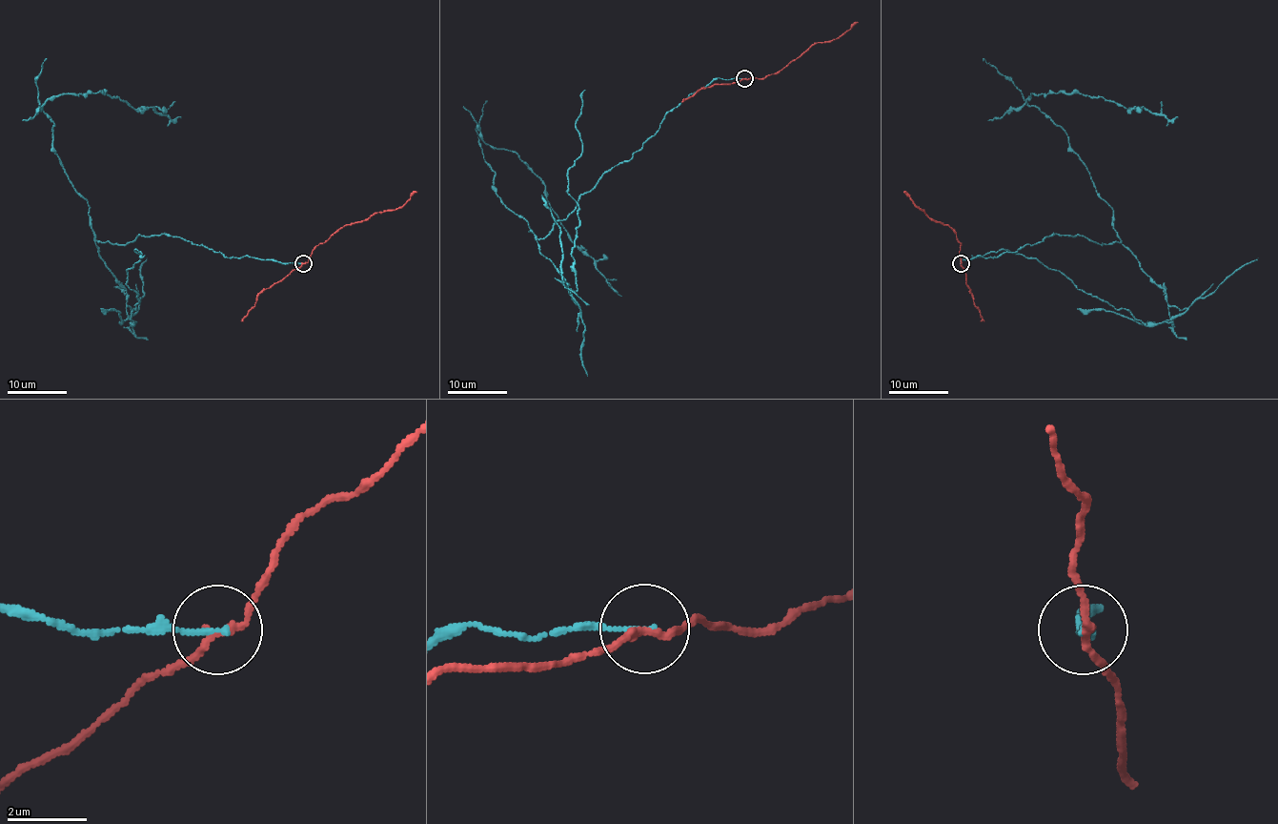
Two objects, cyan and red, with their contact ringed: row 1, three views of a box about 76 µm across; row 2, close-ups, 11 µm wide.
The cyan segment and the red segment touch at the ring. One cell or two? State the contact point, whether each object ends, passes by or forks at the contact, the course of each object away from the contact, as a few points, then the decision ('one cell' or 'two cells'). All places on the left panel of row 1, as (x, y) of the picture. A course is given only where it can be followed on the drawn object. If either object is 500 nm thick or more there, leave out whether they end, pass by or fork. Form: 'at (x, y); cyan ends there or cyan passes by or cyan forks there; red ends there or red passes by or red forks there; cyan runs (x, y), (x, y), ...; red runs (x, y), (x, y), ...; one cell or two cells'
at (303, 263); cyan ends there; red passes by; cyan runs (303, 263), (226, 257), (163, 234), (98, 241), (40, 104), (99, 92), (181, 116); red runs (303, 263), (319, 244), (351, 223), (367, 220), (375, 213), (399, 208), (417, 192); two cells

